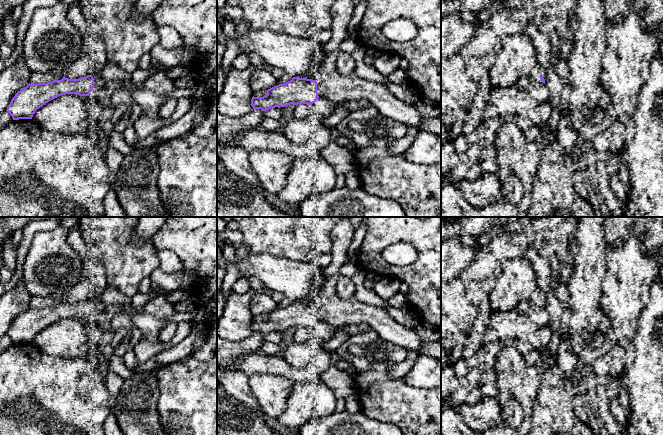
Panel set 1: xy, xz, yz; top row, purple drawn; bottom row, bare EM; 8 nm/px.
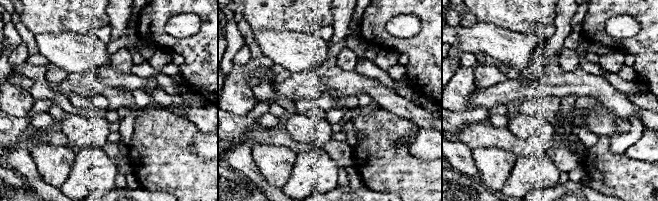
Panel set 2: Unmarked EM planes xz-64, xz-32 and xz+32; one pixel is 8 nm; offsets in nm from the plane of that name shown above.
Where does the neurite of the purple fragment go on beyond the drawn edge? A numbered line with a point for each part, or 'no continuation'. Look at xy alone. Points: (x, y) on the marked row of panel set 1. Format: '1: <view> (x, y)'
1: xy (160, 83)

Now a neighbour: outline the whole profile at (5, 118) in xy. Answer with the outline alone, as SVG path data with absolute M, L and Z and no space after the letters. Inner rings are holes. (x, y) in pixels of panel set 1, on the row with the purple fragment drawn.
M2 112L0 114L0 129L7 126L13 120L12 116L7 112Z

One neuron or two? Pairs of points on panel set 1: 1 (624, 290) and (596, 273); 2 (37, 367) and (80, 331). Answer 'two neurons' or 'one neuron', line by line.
1: two neurons
2: two neurons

